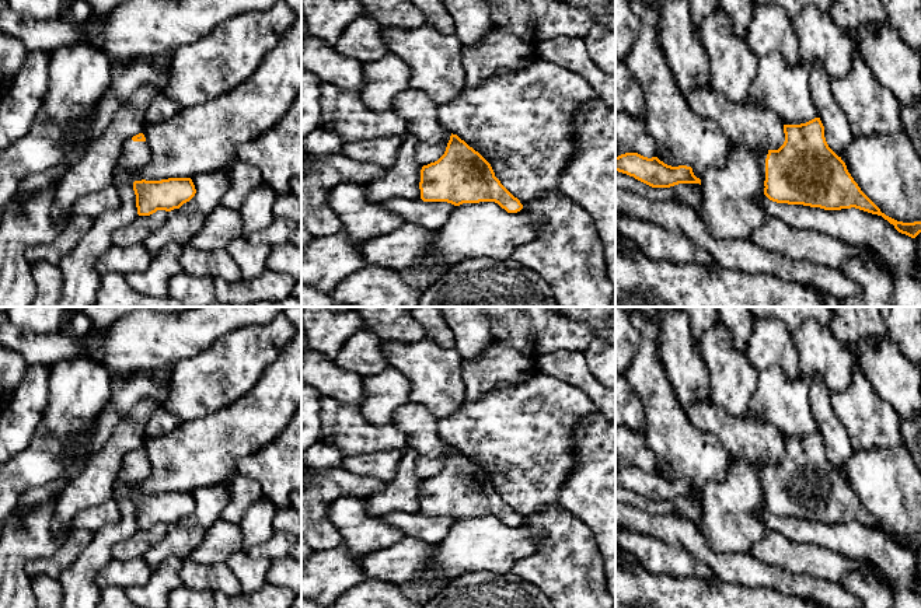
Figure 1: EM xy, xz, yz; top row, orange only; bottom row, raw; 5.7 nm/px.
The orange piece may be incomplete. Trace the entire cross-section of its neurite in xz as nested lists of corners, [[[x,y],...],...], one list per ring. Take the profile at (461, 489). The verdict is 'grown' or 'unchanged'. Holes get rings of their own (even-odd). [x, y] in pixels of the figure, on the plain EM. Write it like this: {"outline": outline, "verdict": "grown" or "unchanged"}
{"outline": [[[457,448],[450,450],[444,468],[421,483],[421,513],[423,516],[463,517],[495,516],[507,527],[517,527],[523,518],[495,490],[491,478]]], "verdict": "unchanged"}

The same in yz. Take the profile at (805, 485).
{"outline": [[[820,431],[800,438],[784,438],[785,455],[778,464],[763,465],[757,472],[763,486],[764,509],[777,517],[803,518],[824,524],[859,523],[882,530],[894,542],[911,552],[921,546],[921,535],[903,537],[885,527],[861,504],[845,476],[827,458]]], "verdict": "grown"}

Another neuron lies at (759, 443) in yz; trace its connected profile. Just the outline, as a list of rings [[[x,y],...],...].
[[[708,395],[685,413],[697,429],[718,438],[729,461],[739,458],[758,471],[763,465],[778,464],[785,455],[784,437],[778,429],[750,412],[742,417],[730,416]]]

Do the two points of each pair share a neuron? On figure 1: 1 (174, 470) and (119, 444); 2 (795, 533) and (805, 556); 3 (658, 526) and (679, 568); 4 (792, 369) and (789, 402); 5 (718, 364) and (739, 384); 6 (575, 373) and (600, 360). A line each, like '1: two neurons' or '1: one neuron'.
1: two neurons
2: two neurons
3: two neurons
4: two neurons
5: one neuron
6: two neurons

